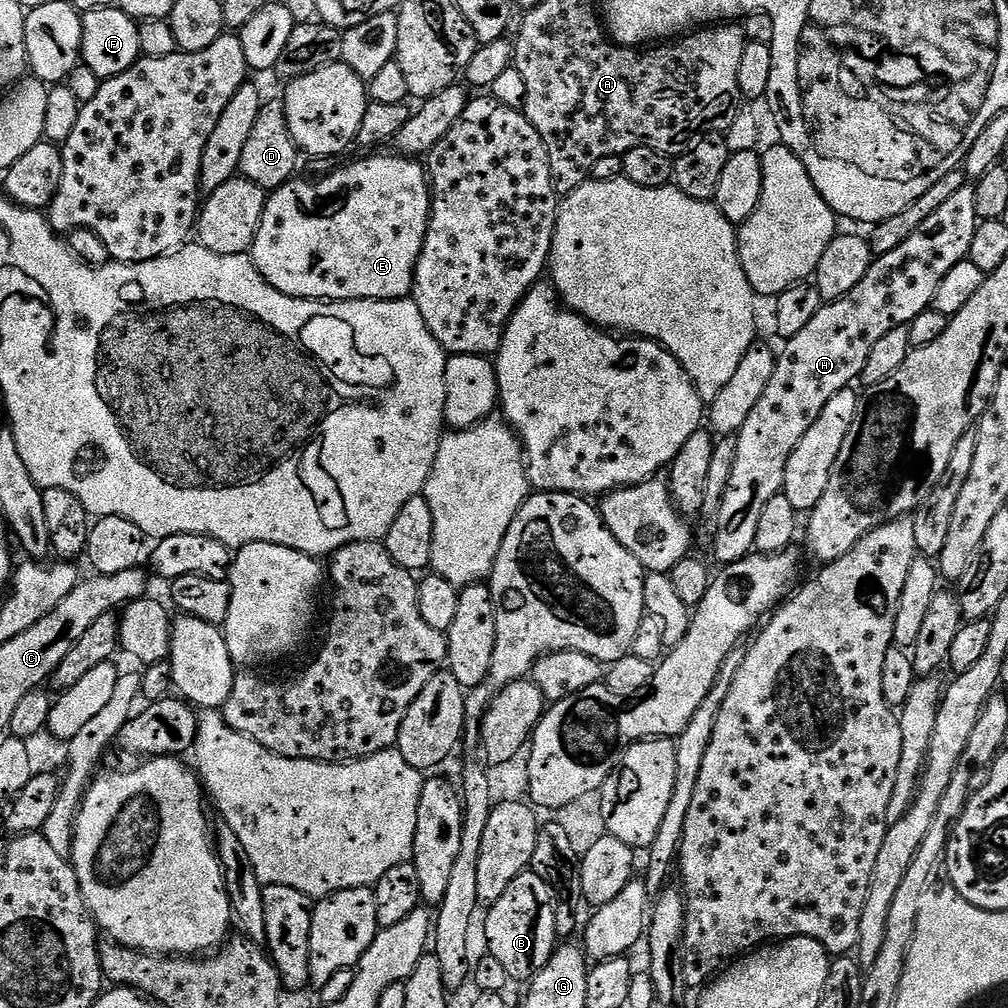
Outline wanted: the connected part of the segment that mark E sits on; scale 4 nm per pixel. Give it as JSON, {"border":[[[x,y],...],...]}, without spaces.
{"border":[[[368,154],[365,160],[356,160],[321,180],[300,180],[293,178],[282,187],[275,189],[266,202],[266,210],[262,214],[262,222],[258,226],[256,240],[252,243],[250,253],[257,270],[266,278],[274,290],[287,296],[303,300],[323,300],[335,302],[338,300],[403,300],[413,291],[416,282],[416,263],[422,254],[422,248],[428,234],[428,220],[432,217],[432,186],[425,165],[419,159],[391,154]]]}

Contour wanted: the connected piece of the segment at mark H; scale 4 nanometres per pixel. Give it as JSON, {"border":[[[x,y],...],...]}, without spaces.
{"border":[[[965,186],[939,210],[934,210],[898,250],[875,257],[866,278],[862,278],[850,294],[825,303],[818,314],[814,314],[814,319],[783,345],[784,353],[779,353],[774,378],[770,378],[762,402],[750,410],[750,418],[746,418],[734,440],[736,457],[732,460],[728,493],[724,496],[728,528],[722,529],[716,540],[721,565],[734,564],[753,551],[762,509],[770,498],[781,495],[786,462],[790,462],[794,446],[798,446],[806,430],[818,422],[818,414],[822,414],[826,402],[860,380],[875,344],[885,334],[890,334],[890,330],[911,324],[918,314],[931,308],[942,278],[946,278],[946,273],[958,266],[958,262],[968,259],[977,223],[974,187]]]}

